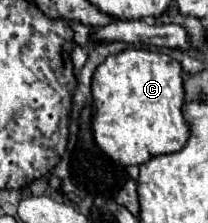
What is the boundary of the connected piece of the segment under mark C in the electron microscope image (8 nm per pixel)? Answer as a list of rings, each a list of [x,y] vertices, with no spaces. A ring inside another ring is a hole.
[[[129,48],[105,58],[105,62],[97,66],[91,84],[93,140],[101,148],[101,152],[121,166],[135,166],[147,162],[149,156],[181,150],[181,146],[185,146],[185,138],[189,138],[189,128],[185,126],[185,118],[181,118],[181,102],[185,100],[181,94],[181,82],[181,64],[161,52]]]

